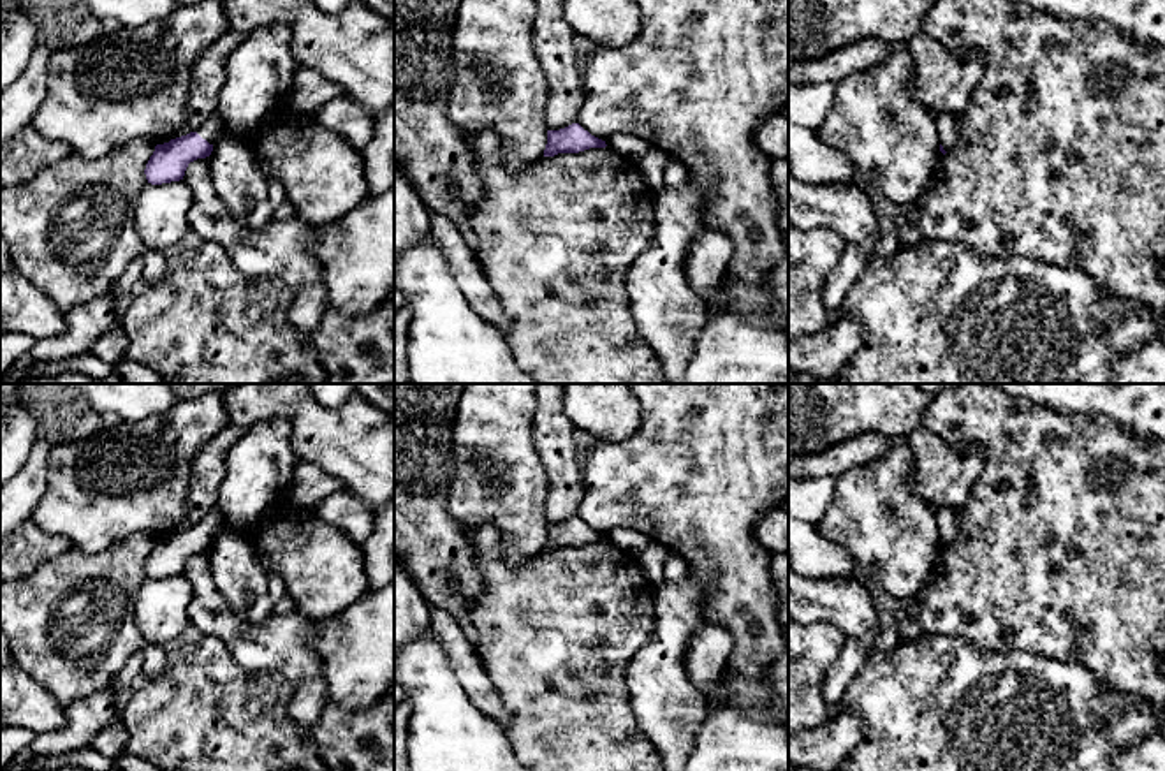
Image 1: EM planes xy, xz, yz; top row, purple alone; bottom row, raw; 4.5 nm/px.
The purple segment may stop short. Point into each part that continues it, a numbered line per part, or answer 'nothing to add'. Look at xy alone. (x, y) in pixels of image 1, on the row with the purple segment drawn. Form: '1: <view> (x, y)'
1: xy (213, 127)

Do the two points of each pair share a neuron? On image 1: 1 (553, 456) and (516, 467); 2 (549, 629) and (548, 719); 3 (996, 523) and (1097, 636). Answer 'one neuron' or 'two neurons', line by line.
1: two neurons
2: one neuron
3: one neuron

